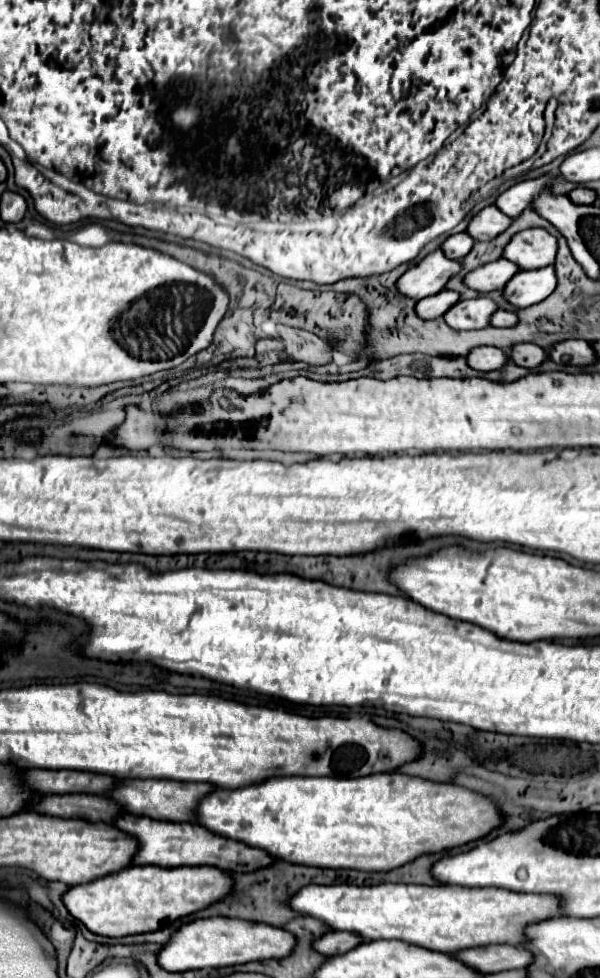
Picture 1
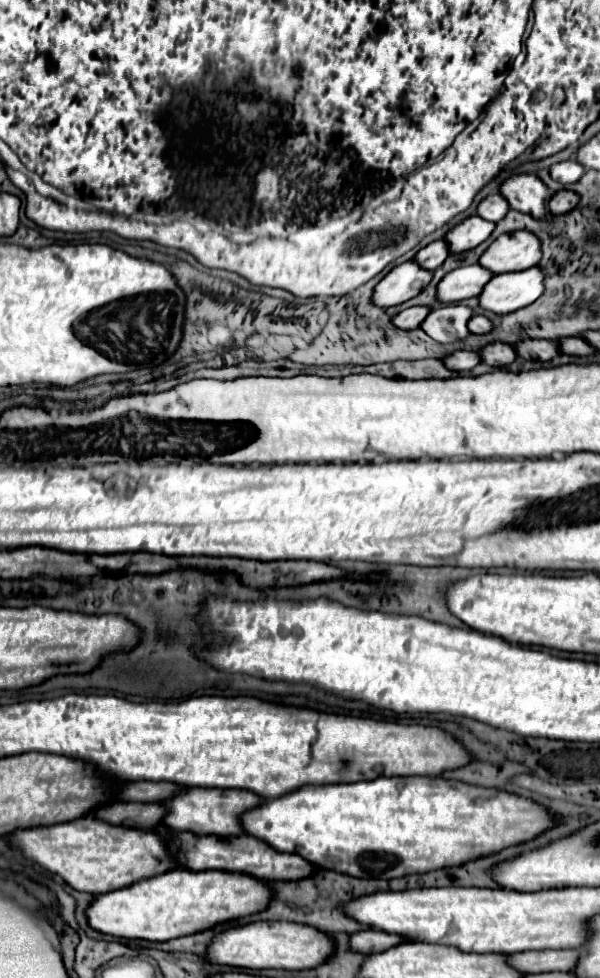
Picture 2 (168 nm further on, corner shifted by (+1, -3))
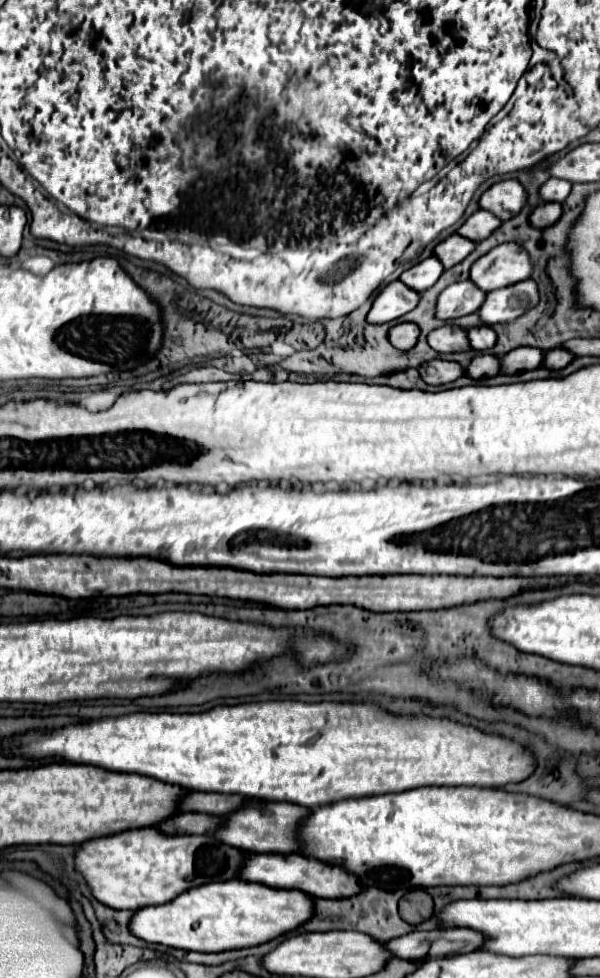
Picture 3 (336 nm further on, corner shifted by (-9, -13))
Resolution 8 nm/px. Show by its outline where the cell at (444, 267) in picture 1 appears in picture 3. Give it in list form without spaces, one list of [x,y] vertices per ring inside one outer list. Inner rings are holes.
[[[400,280],[390,282],[382,288],[382,292],[376,296],[372,310],[368,312],[368,322],[372,324],[384,324],[390,320],[396,320],[410,310],[414,310],[420,302],[420,294],[416,290],[410,290]]]

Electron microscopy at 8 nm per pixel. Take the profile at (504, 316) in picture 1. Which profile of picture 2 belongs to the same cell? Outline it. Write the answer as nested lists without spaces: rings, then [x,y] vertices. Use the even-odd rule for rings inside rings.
[[[472,316],[468,322],[468,328],[472,334],[486,334],[486,332],[490,332],[492,324],[486,316]]]

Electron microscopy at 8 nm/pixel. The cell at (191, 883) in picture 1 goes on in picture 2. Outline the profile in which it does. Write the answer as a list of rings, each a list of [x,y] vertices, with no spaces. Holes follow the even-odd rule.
[[[178,868],[148,880],[140,880],[128,888],[96,896],[92,906],[86,910],[86,916],[94,930],[110,936],[166,942],[210,930],[222,922],[262,912],[268,908],[270,900],[270,886],[254,876],[220,870],[194,872],[188,868]]]

